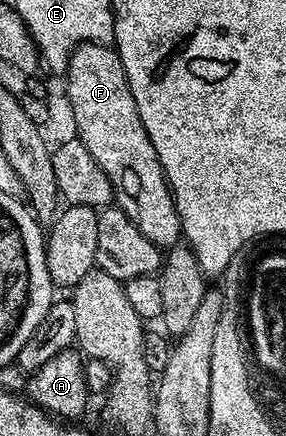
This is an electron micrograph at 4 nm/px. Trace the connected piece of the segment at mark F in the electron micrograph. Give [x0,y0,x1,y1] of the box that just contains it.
[64,43,183,249]

